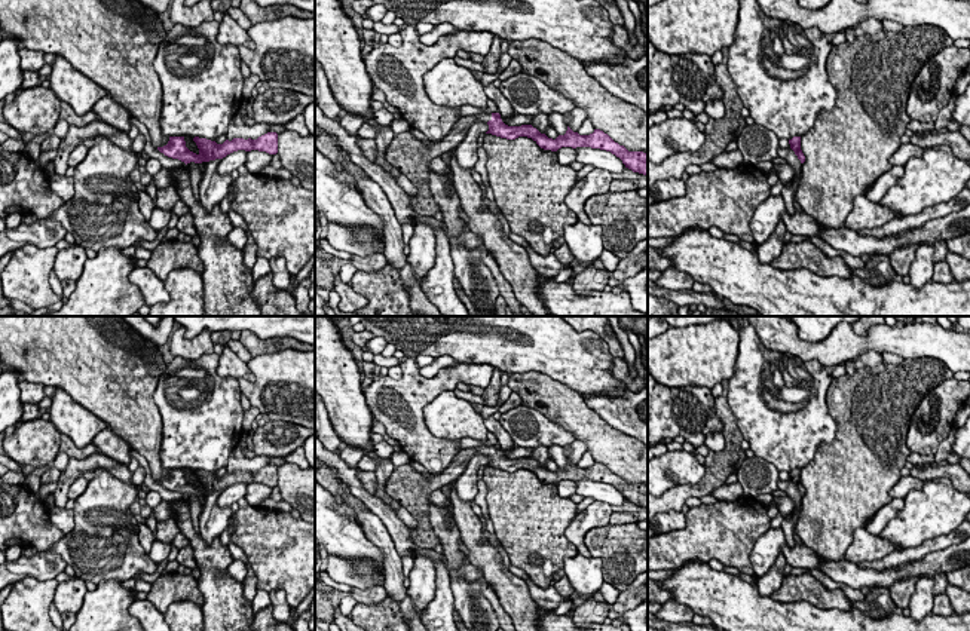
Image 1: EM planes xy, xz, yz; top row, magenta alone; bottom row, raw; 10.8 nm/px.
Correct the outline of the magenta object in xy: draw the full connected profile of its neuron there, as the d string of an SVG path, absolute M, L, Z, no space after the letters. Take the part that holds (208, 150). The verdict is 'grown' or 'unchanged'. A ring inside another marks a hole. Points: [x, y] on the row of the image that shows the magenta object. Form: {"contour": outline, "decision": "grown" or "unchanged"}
{"contour": "M267 132L257 140L244 140L244 138L233 138L232 141L226 140L223 144L217 144L215 141L195 137L193 141L196 143L199 153L193 153L186 147L184 137L169 137L169 141L163 147L157 147L160 153L168 157L178 159L186 165L190 162L202 163L215 159L223 159L227 154L238 151L238 150L258 150L266 151L269 154L278 153L278 134Z", "decision": "unchanged"}

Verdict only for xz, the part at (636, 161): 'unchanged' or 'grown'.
grown

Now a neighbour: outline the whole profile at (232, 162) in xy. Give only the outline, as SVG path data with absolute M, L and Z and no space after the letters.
M238 150L238 151L233 151L233 153L227 154L218 163L217 172L220 175L229 175L233 171L238 171L242 165L245 165L245 162L247 162L247 153L248 151L245 151L245 150Z

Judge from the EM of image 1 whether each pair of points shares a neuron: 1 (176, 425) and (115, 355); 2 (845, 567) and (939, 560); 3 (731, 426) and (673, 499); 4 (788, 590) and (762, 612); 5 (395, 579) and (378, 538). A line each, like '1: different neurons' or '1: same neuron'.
1: different neurons
2: same neuron
3: same neuron
4: different neurons
5: same neuron

